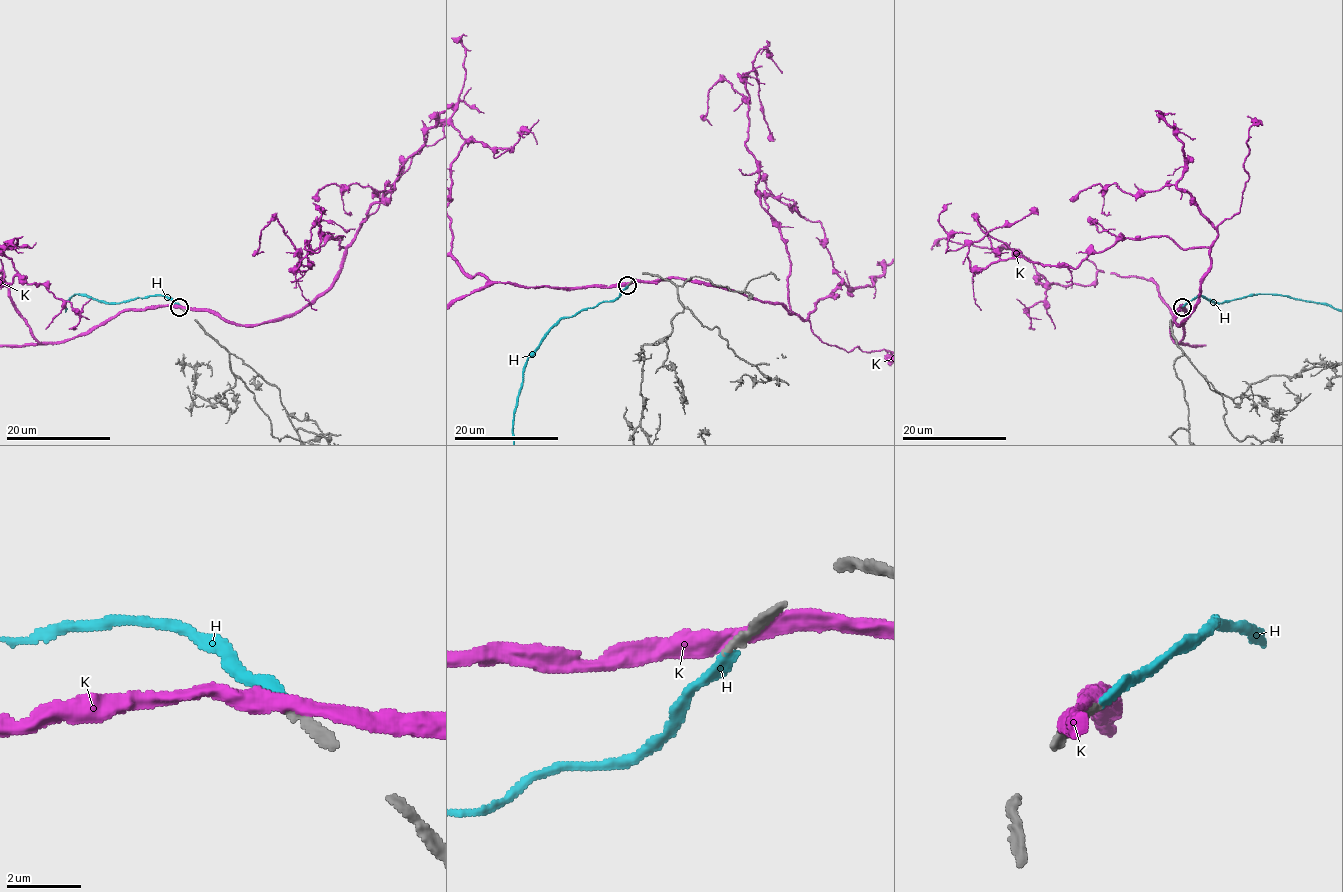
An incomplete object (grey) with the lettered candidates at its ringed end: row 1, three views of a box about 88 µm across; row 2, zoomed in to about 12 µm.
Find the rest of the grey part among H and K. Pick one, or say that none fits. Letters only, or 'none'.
H

